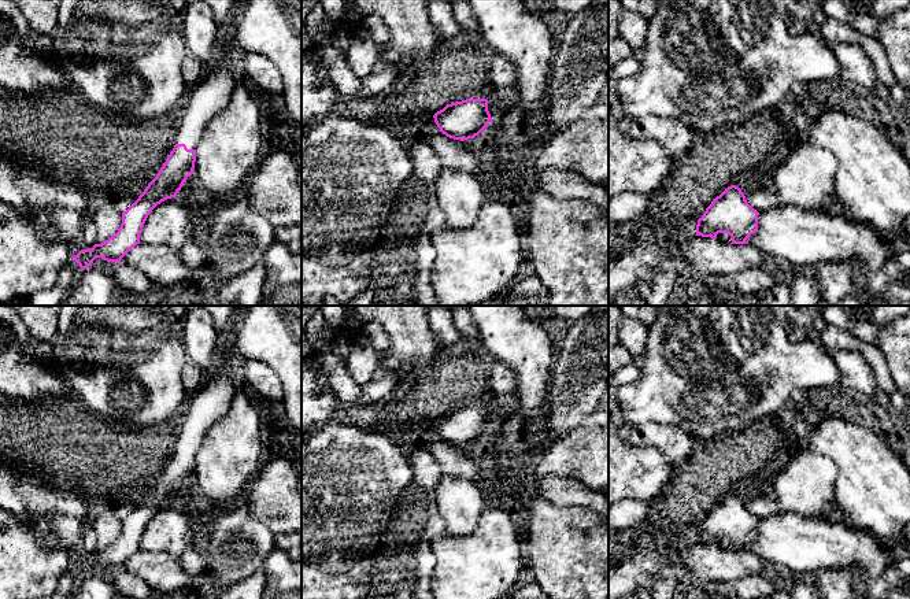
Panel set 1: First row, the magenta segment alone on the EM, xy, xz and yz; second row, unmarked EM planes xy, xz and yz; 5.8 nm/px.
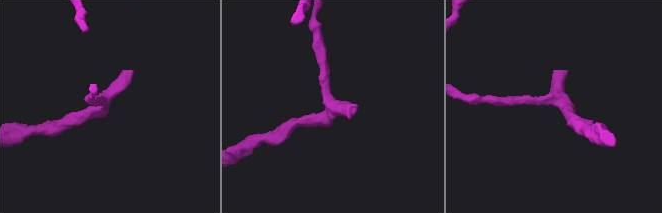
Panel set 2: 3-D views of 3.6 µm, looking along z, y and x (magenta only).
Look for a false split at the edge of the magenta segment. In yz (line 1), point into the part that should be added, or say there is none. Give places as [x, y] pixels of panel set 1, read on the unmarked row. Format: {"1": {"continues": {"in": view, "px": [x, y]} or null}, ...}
{"1": {"continues": null}}

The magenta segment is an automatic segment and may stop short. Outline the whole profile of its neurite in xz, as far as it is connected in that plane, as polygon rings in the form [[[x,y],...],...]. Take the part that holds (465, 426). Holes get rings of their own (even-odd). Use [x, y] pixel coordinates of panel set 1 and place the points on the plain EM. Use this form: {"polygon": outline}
{"polygon": [[[466,406],[447,411],[433,425],[443,441],[454,447],[478,443],[492,428],[487,406]]]}

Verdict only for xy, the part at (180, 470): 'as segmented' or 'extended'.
extended

